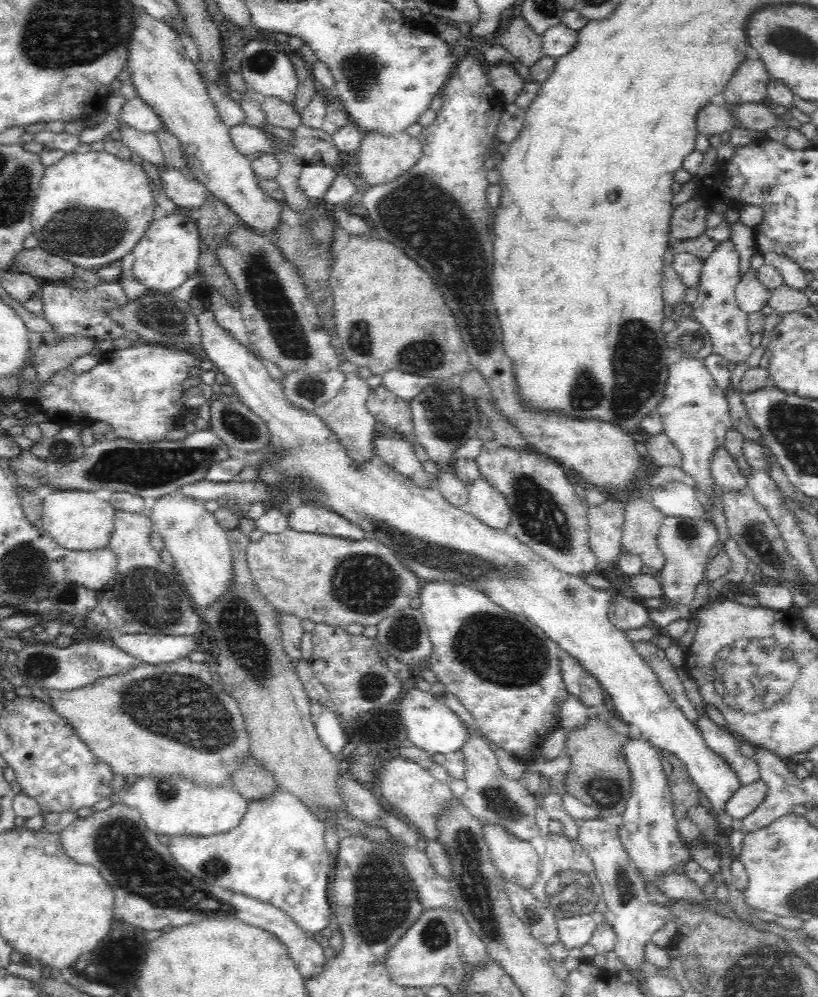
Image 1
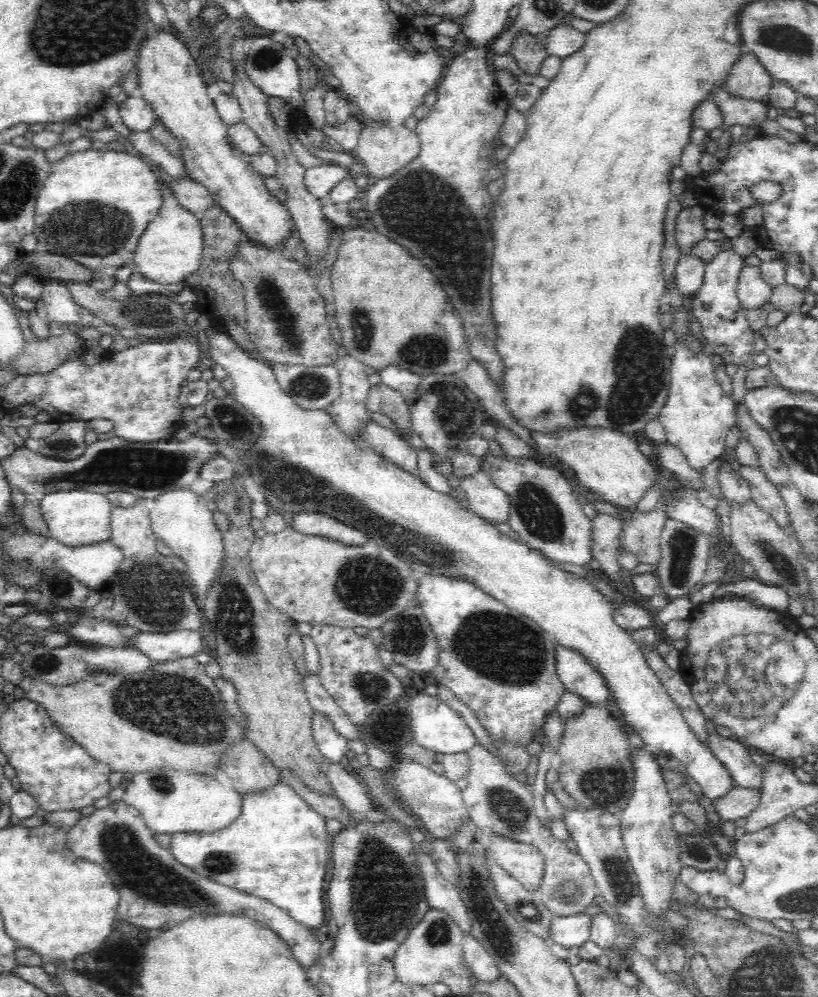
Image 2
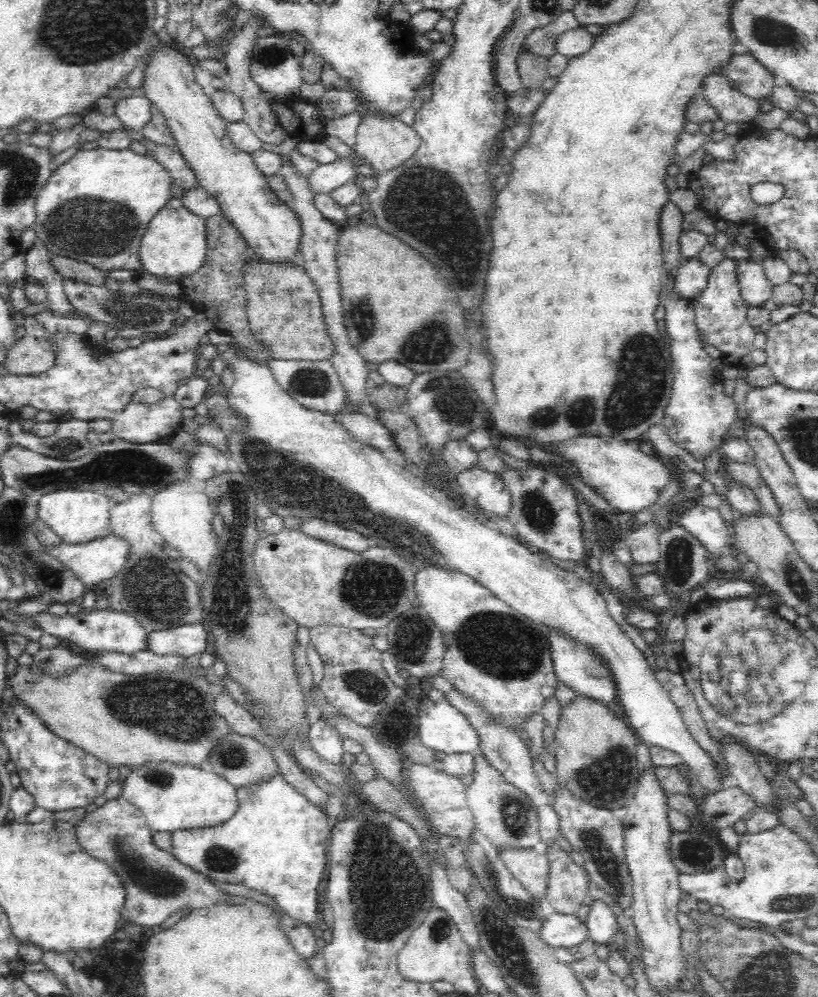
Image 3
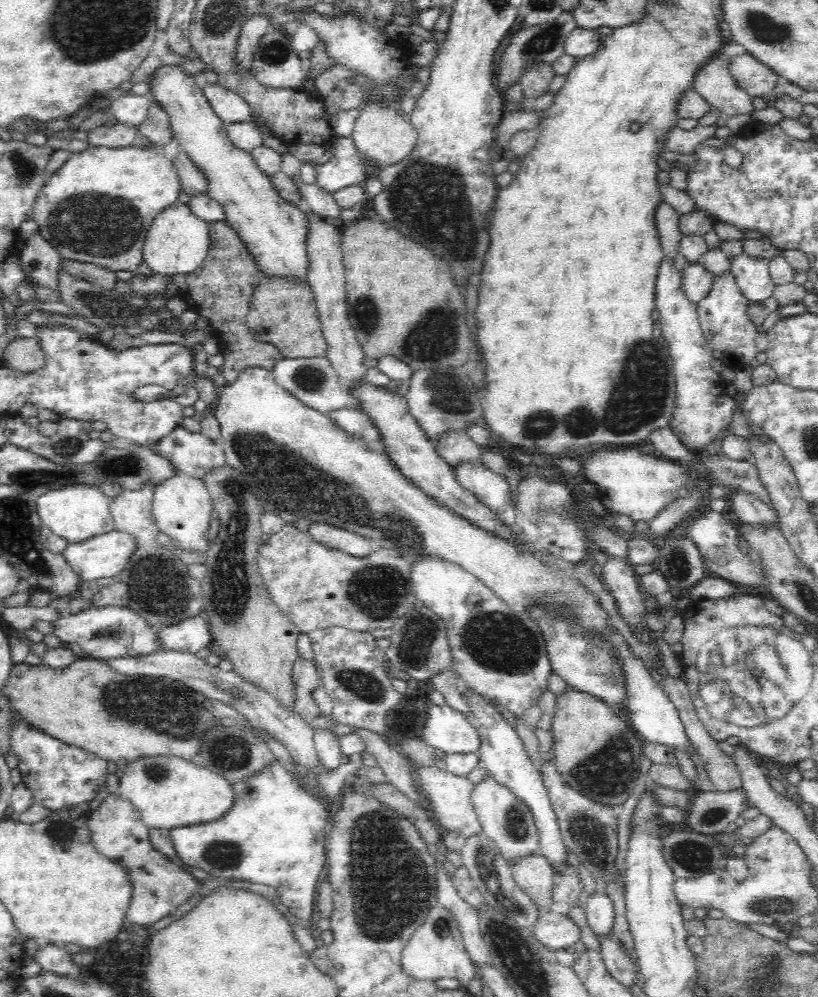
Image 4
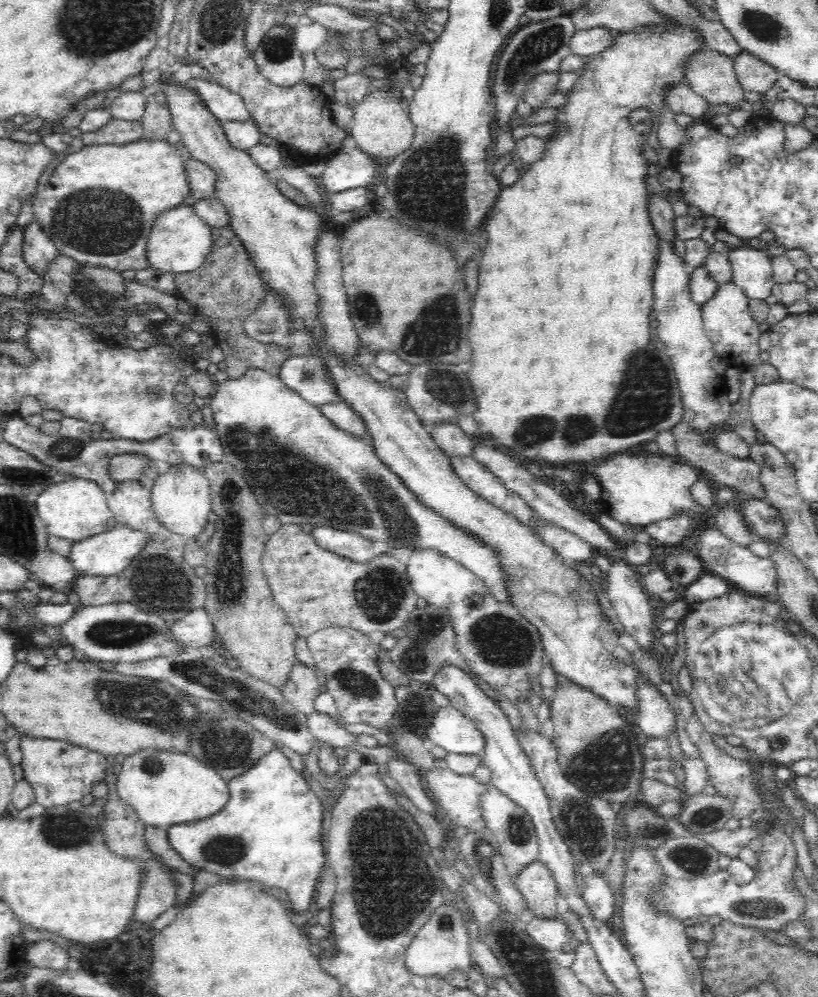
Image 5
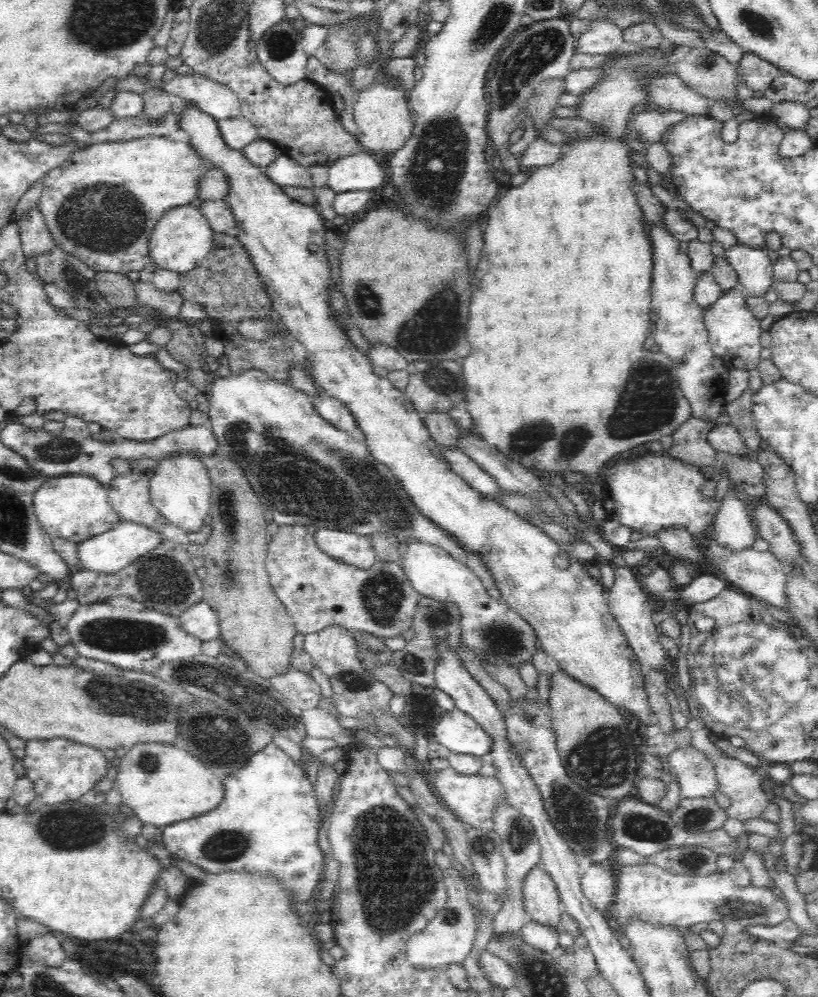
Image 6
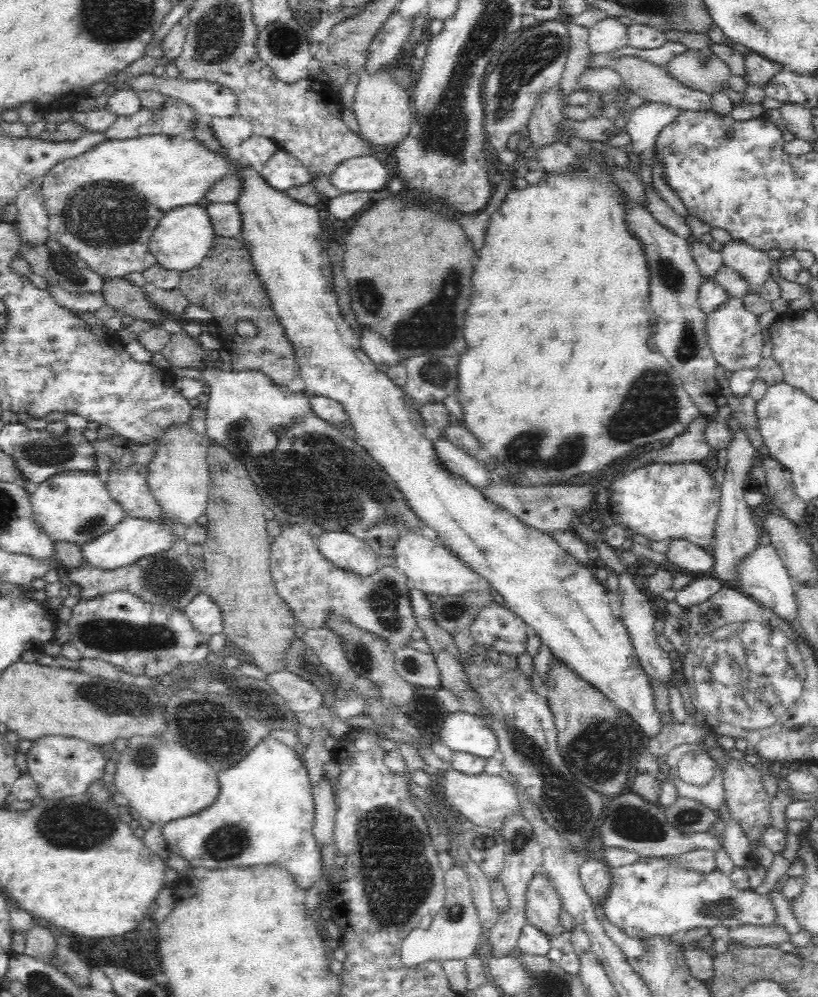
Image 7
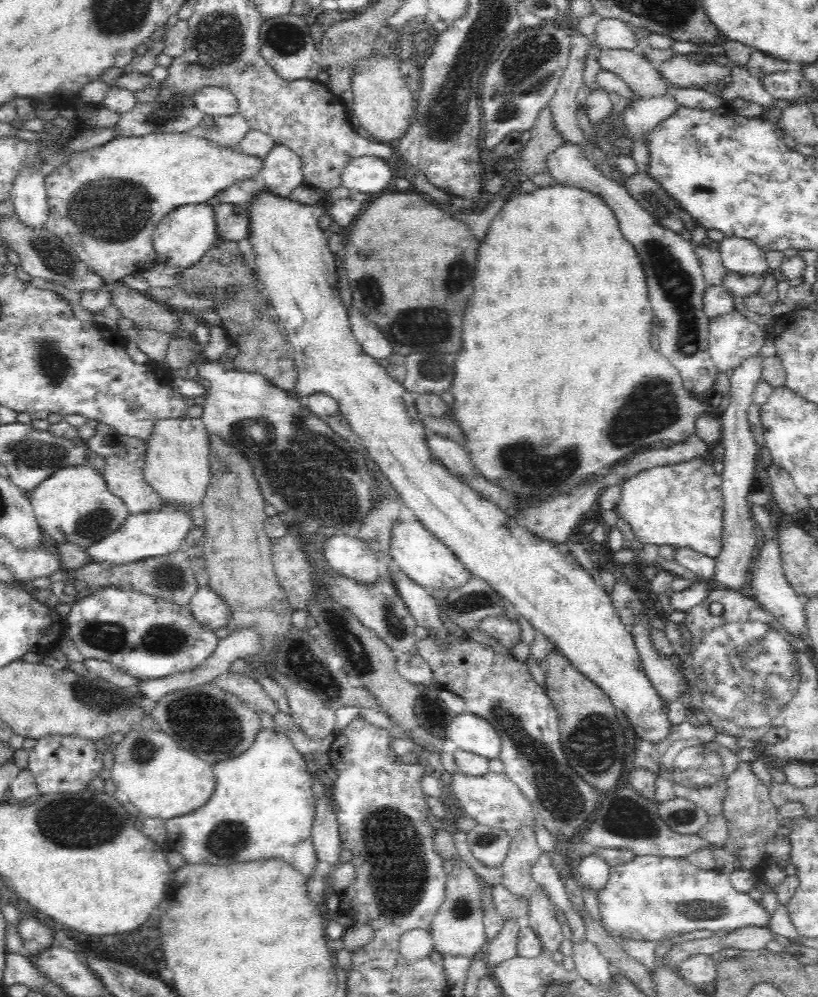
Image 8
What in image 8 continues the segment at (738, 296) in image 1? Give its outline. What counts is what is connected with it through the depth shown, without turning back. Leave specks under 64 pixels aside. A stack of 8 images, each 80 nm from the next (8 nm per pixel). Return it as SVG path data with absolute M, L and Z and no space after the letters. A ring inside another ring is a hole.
M725 237L720 242L719 253L727 272L749 277L766 277L771 270L765 253L756 243L744 238Z

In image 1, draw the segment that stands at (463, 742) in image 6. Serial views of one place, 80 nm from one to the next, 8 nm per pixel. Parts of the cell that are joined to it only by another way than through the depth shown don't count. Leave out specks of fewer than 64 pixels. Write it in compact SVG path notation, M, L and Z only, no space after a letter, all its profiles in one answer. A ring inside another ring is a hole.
M414 686L401 693L397 703L399 722L403 732L406 733L405 743L430 754L450 754L460 751L462 744L466 742L468 733L462 719L456 715L456 712L438 702L430 691L422 691Z

